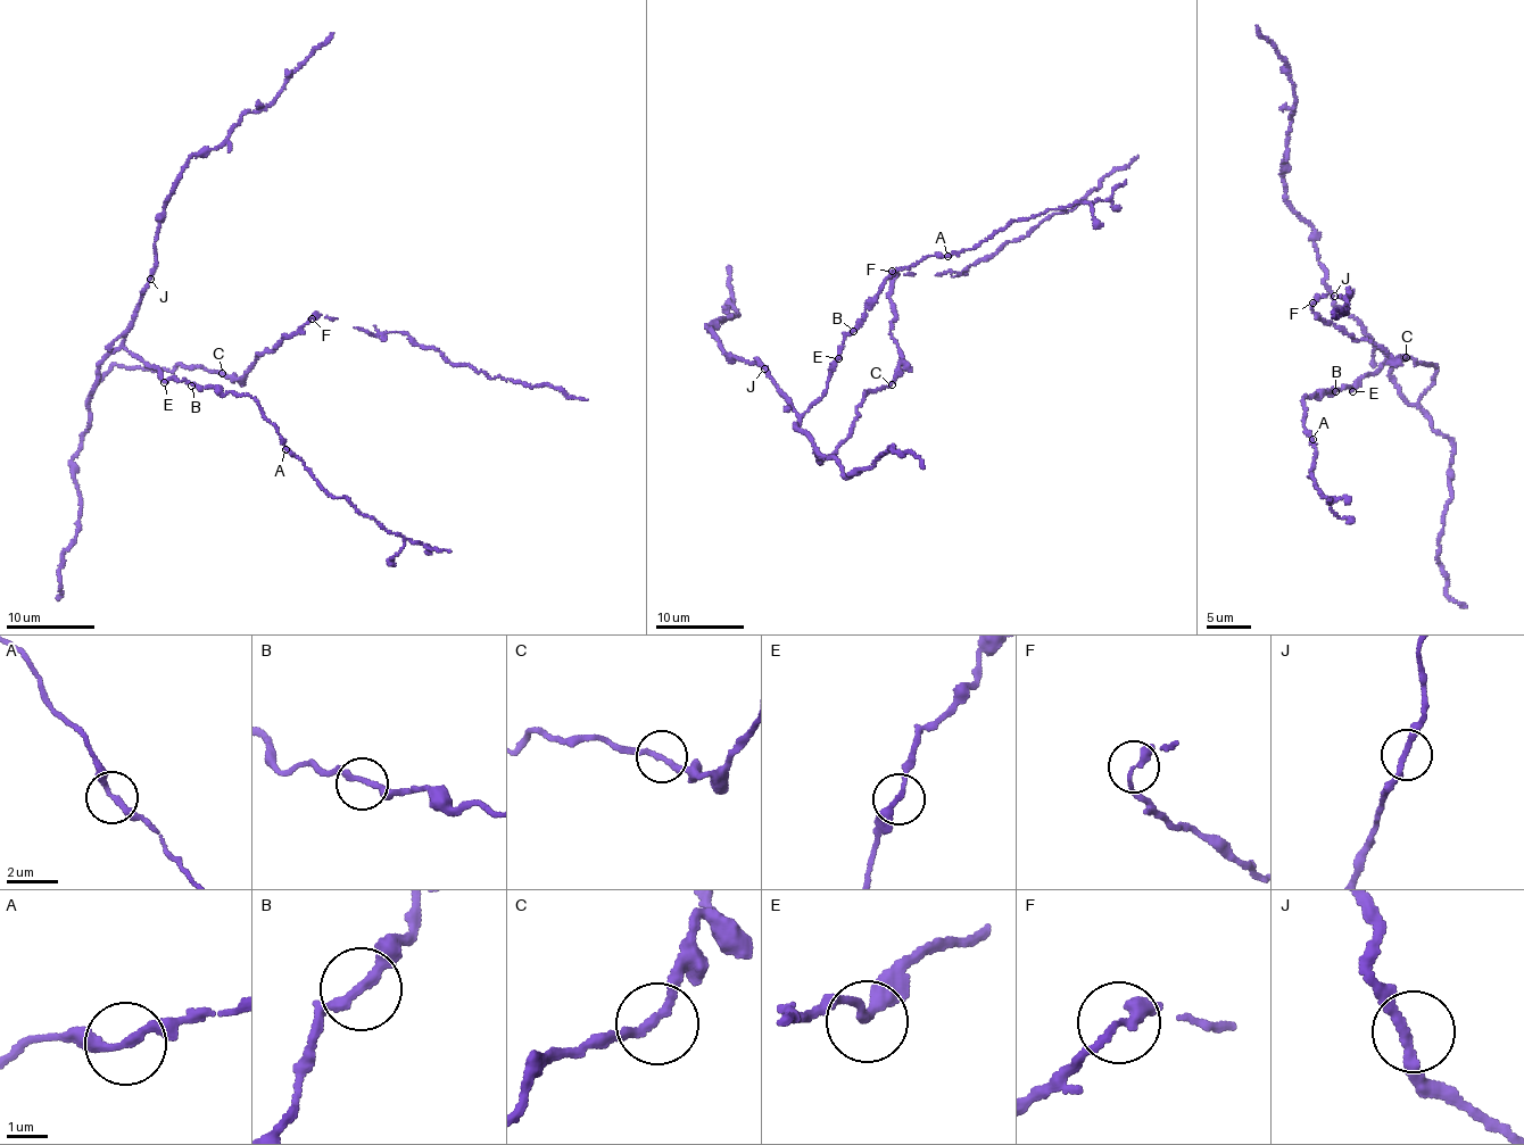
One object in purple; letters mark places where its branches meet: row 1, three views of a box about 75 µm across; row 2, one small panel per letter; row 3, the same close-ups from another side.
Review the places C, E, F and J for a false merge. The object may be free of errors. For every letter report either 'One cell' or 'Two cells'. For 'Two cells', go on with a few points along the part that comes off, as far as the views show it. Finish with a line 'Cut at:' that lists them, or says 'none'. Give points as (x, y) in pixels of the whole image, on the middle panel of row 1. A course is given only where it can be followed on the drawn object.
C: One cell
E: One cell
F: One cell
J: One cell
Cut at: none

